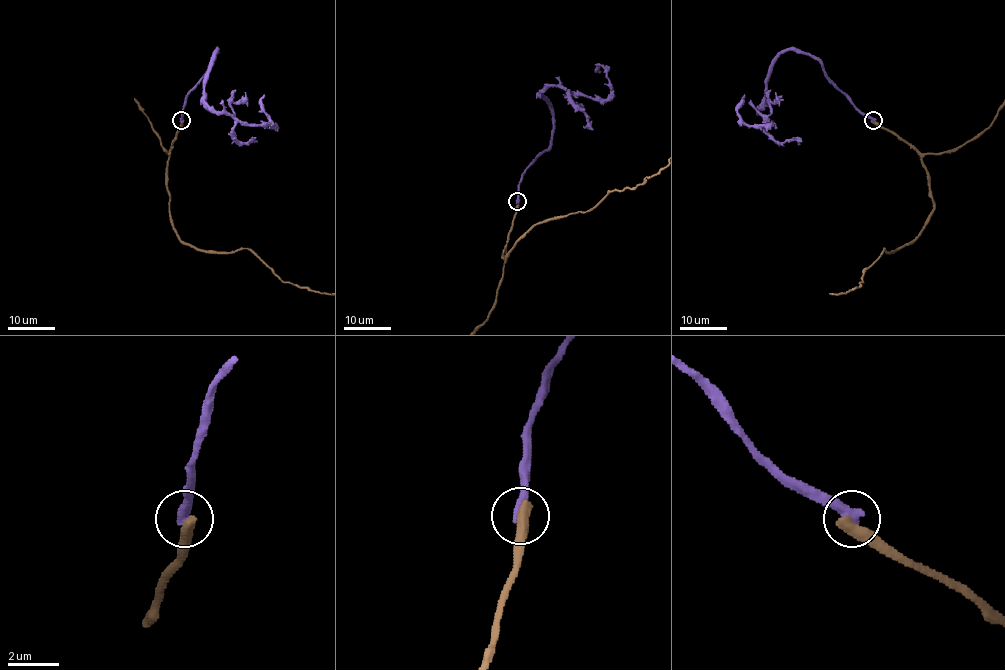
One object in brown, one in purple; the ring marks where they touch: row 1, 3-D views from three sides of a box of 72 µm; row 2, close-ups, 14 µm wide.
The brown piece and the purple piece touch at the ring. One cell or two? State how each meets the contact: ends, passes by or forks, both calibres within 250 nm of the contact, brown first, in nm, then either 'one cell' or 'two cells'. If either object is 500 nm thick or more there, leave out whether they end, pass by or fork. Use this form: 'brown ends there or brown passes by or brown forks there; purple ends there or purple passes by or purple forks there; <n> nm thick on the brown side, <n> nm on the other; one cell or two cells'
550 nm thick on the brown side, 480 nm on the other; two cells

